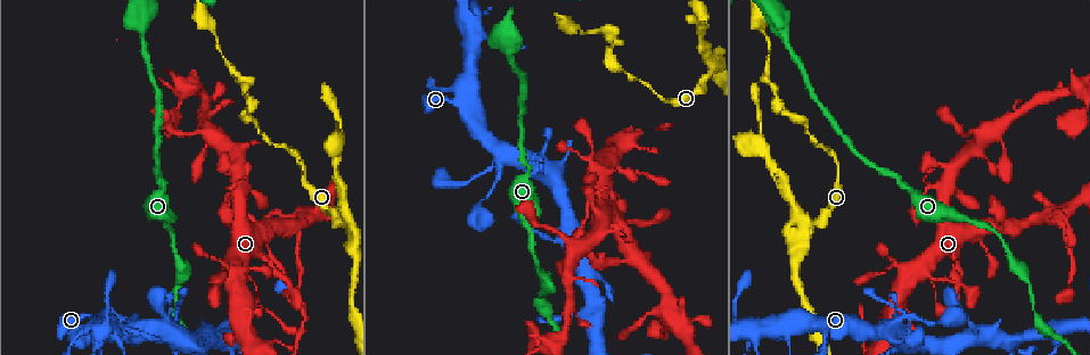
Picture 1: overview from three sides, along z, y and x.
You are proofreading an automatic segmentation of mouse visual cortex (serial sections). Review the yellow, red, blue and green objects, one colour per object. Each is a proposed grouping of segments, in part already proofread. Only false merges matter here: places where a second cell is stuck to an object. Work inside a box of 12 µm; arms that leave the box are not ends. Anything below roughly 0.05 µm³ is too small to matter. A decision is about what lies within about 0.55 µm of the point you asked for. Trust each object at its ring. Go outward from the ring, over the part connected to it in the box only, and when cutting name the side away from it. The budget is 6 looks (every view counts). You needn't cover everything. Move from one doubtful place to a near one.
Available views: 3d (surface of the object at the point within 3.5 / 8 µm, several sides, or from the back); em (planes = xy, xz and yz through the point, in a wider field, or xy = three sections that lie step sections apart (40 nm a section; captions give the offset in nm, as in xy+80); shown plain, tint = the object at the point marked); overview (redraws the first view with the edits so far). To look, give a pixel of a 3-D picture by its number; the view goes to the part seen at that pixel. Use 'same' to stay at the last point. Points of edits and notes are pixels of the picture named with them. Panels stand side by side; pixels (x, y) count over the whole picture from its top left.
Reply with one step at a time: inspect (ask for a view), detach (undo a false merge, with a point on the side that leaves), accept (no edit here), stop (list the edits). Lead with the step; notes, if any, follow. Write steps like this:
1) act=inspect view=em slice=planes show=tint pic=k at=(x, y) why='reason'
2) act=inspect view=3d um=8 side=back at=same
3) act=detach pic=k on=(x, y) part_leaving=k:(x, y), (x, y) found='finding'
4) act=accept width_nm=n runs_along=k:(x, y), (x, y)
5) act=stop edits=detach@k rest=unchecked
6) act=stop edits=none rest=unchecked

act=inspect view=3d um=3.5 pic=1 at=(469, 112) why='thin arm on a thick one'

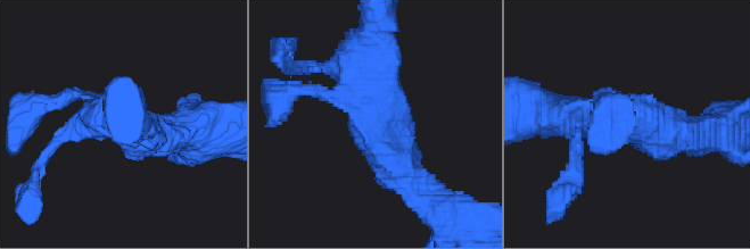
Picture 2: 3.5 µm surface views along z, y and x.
act=inspect view=em slice=planes show=tint pic=2 at=(371, 121) arms=4 arm_widths_nm=200,450,500,600 why='need the tissue'

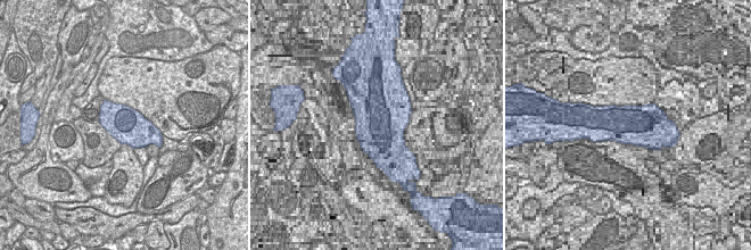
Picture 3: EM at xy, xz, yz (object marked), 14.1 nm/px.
act=accept width_nm=500 runs_along=2:(313, 91), (369, 114), (404, 177) found='all the same cell'

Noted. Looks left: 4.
act=inspect view=3d um=3.5 pic=1 at=(169, 322) why='side arm on a straight run'

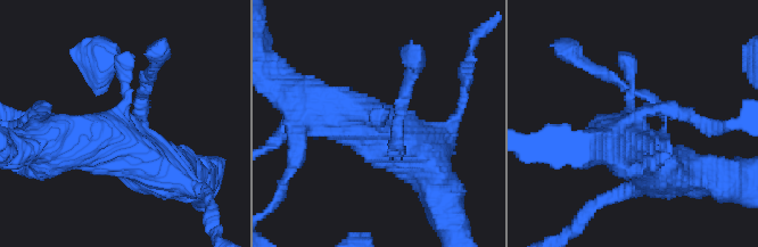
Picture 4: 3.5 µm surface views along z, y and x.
act=inspect view=em slice=xy step=5 show=tint pic=4 at=(124, 125)

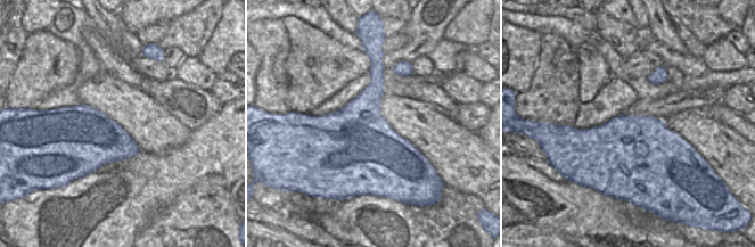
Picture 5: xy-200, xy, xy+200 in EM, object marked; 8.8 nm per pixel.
act=accept runs_along=4:(303, 100), (409, 143), (429, 164) found='continuous, no second cell'

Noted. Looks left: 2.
act=inspect view=3d um=8 pic=1 at=(587, 213) why='narrows sharply'

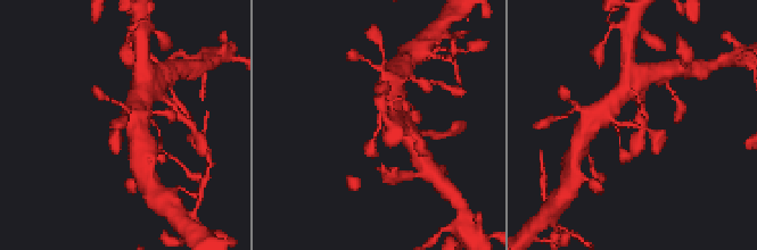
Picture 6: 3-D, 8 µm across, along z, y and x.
act=inspect view=em slice=xy step=5 show=tint pic=6 at=(376, 128) arm_widths_nm=150,300

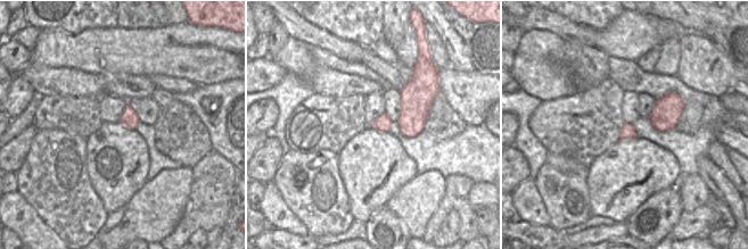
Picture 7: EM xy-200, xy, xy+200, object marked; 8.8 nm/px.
act=accept width_nm=140 runs_along=6:(605, 109), (619, 125), (646, 127), (657, 143) found='all the same cell'

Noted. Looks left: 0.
act=stop edits=none rest=unchecked

